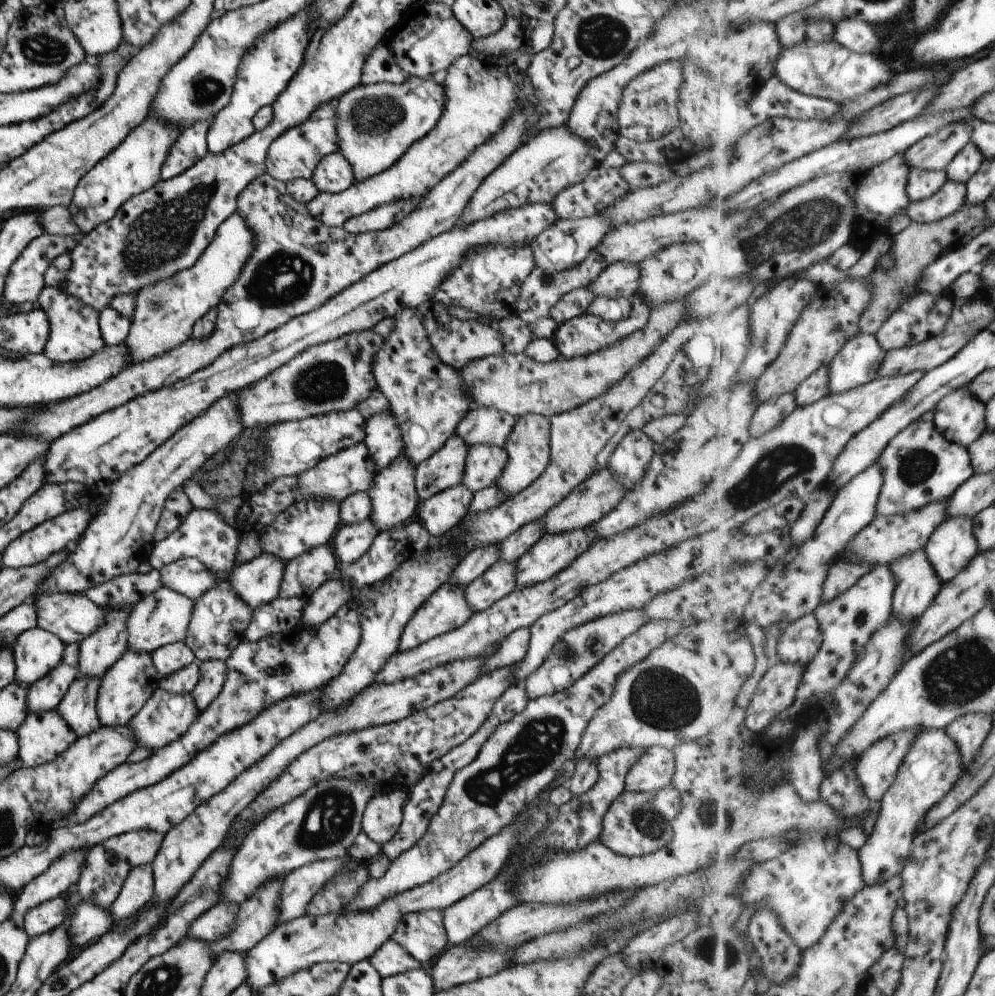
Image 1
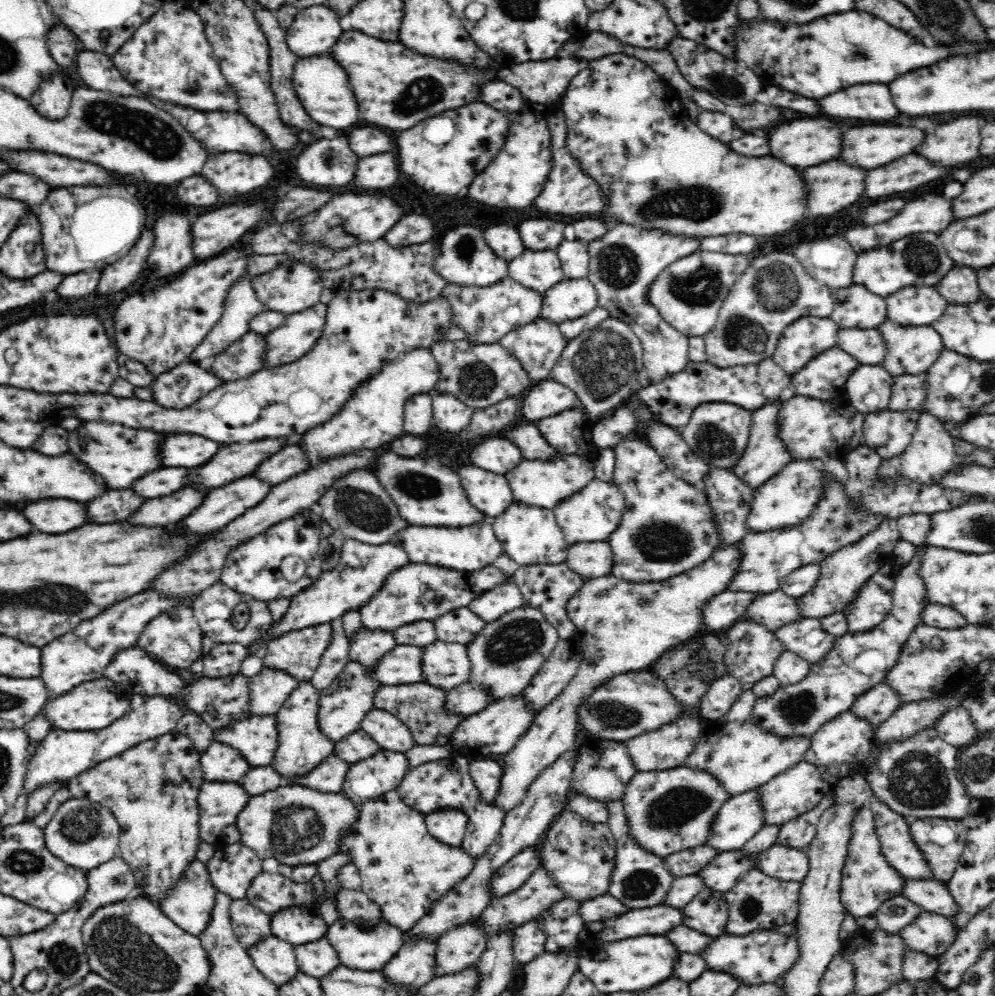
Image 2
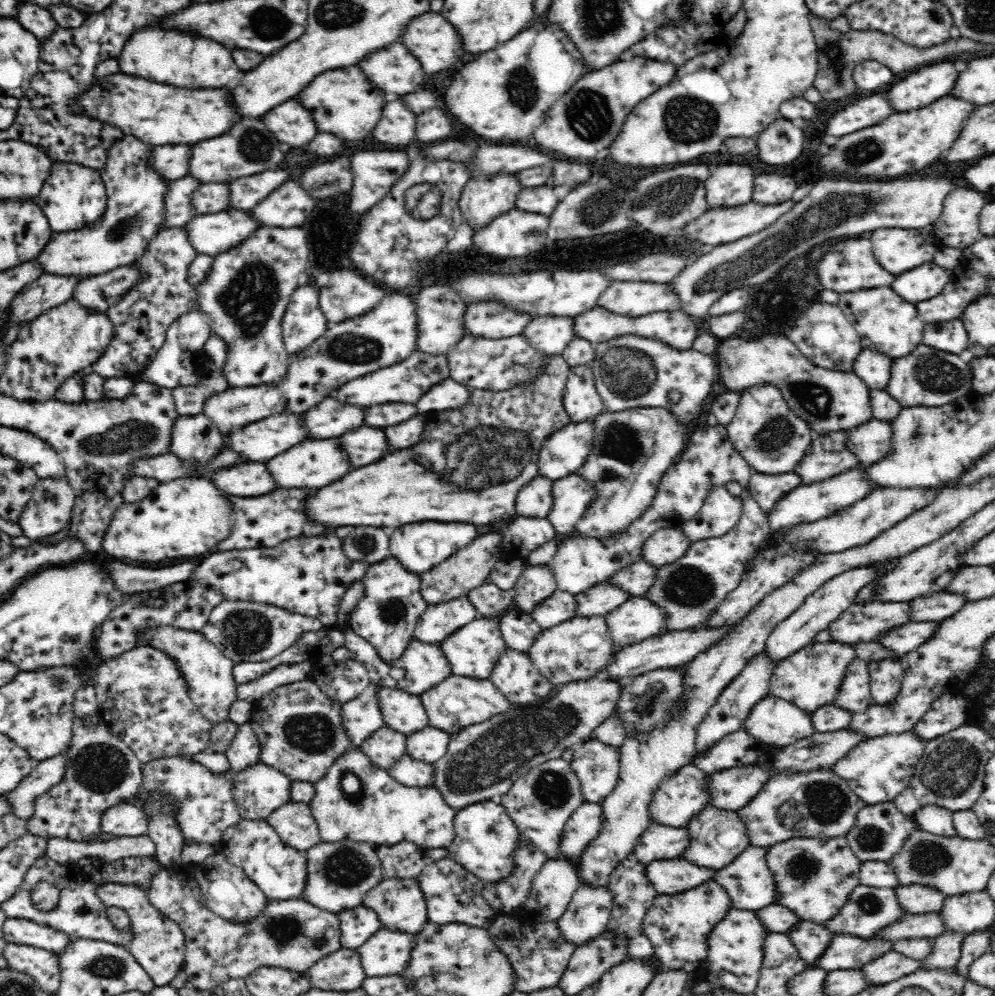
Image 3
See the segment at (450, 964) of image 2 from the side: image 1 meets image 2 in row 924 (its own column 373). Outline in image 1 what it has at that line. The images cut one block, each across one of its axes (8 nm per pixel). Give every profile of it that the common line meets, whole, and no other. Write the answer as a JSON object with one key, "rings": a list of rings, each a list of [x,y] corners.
{"rings":[[[361,441],[320,460],[313,468],[300,473],[297,476],[299,497],[313,497],[315,500],[327,497],[331,502],[341,502],[354,492],[366,491],[372,485],[376,472],[367,447]]]}

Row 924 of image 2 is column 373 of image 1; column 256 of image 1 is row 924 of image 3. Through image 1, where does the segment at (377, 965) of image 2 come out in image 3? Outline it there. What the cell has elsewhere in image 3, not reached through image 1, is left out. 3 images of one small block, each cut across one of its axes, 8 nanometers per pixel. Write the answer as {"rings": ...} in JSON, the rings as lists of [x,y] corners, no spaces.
{"rings":[[[384,878],[364,894],[362,906],[376,912],[381,928],[392,932],[416,935],[428,923],[426,901],[417,879]]]}

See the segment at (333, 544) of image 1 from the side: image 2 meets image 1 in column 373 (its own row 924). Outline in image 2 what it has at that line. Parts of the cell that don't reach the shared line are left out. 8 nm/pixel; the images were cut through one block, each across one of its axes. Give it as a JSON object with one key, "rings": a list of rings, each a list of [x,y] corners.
{"rings":[[[536,919],[530,920],[524,926],[518,926],[511,936],[513,963],[525,965],[532,962],[539,954],[545,952],[545,940],[545,934],[539,929]]]}

